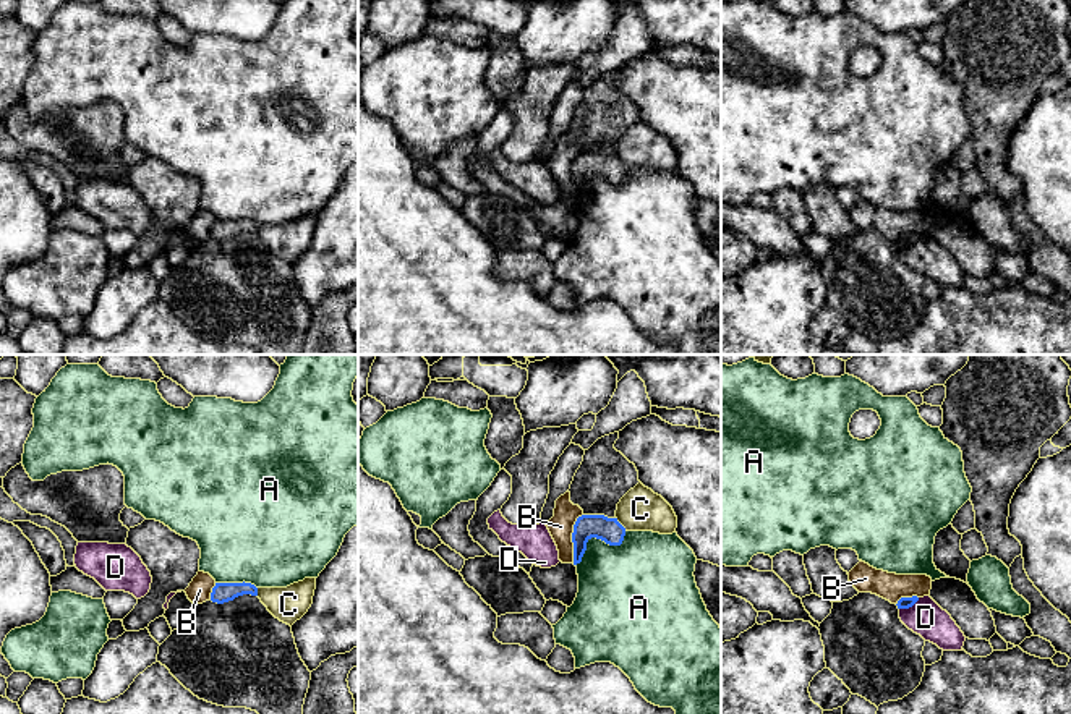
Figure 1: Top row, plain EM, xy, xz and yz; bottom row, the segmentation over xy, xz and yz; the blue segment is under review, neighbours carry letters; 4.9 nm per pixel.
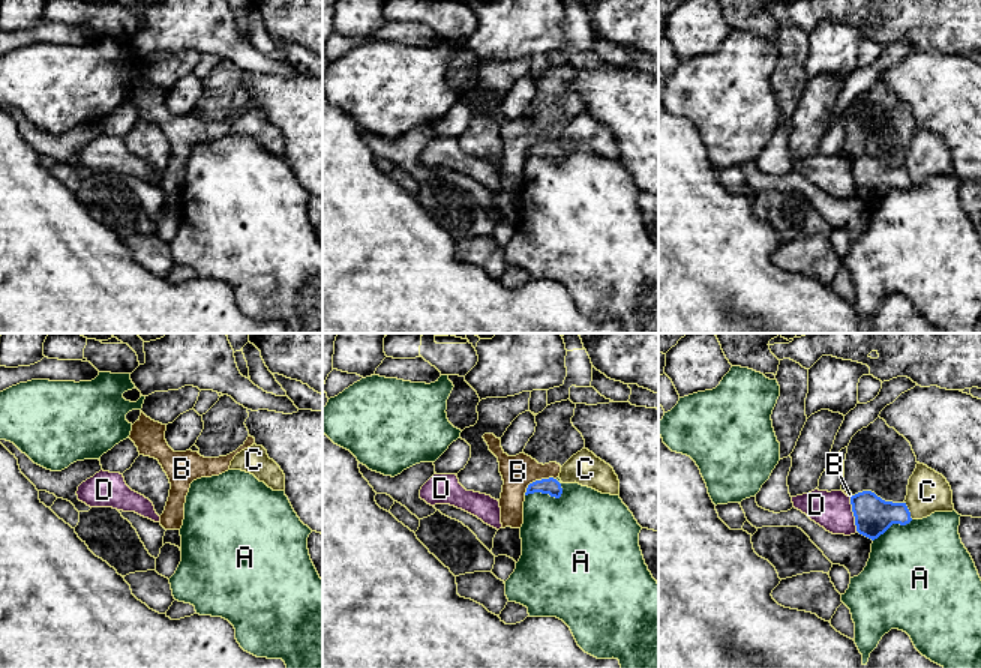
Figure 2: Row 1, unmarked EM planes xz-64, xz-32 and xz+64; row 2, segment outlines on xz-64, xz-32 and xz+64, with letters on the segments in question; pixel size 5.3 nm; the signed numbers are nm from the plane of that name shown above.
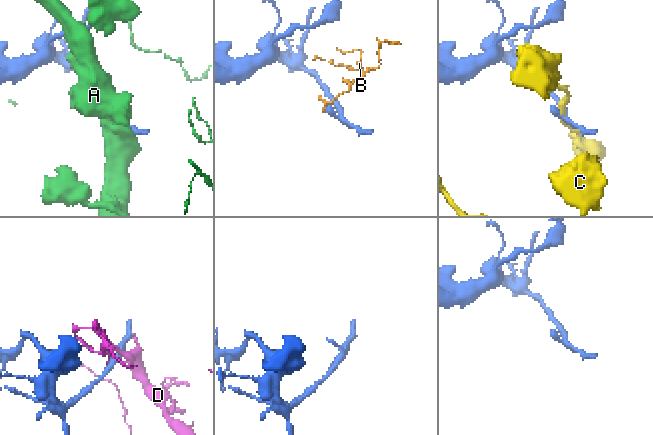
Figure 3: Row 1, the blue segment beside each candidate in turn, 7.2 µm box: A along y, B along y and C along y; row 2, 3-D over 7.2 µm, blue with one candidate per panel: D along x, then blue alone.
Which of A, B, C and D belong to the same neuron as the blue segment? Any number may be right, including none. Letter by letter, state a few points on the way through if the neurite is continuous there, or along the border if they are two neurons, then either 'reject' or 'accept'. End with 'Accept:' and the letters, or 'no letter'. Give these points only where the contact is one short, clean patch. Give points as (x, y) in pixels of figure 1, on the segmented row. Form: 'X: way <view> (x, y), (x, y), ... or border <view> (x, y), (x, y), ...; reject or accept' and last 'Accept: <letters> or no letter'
A: reject
B: way xz (610, 530), (580, 530), (572, 538), (561, 526); accept
C: reject
D: reject
Accept: B

